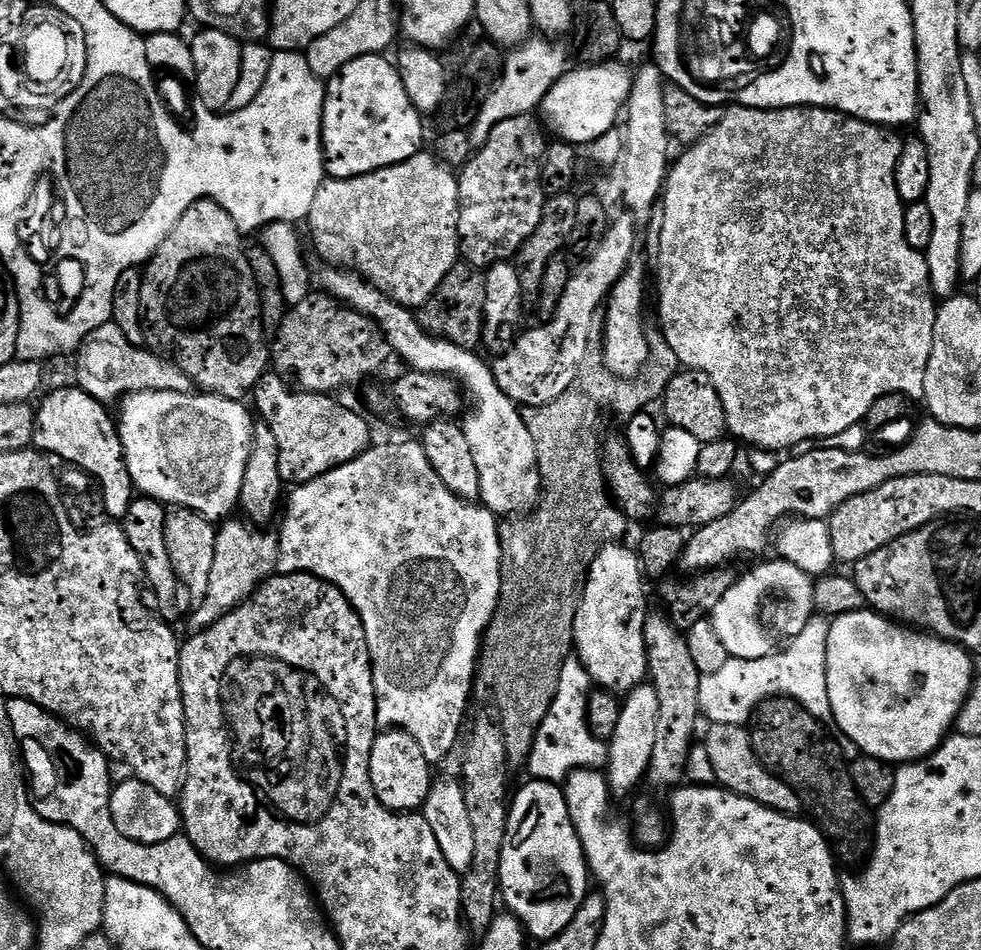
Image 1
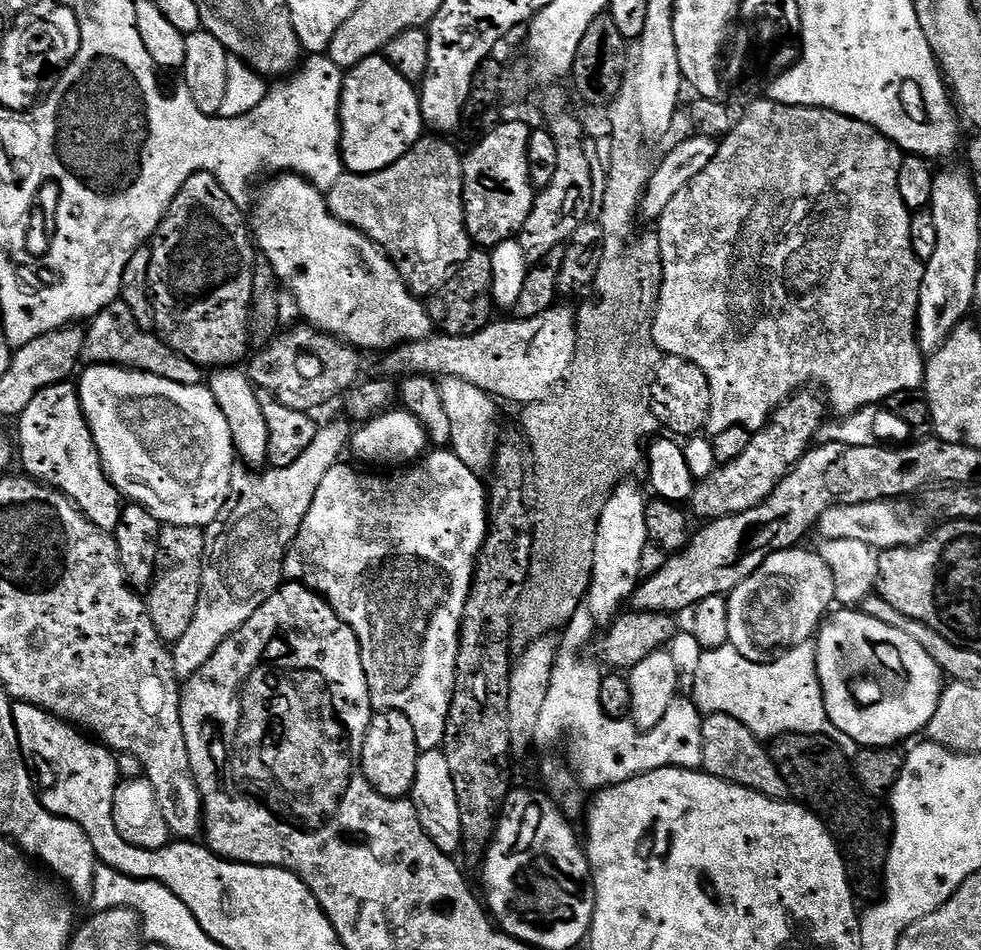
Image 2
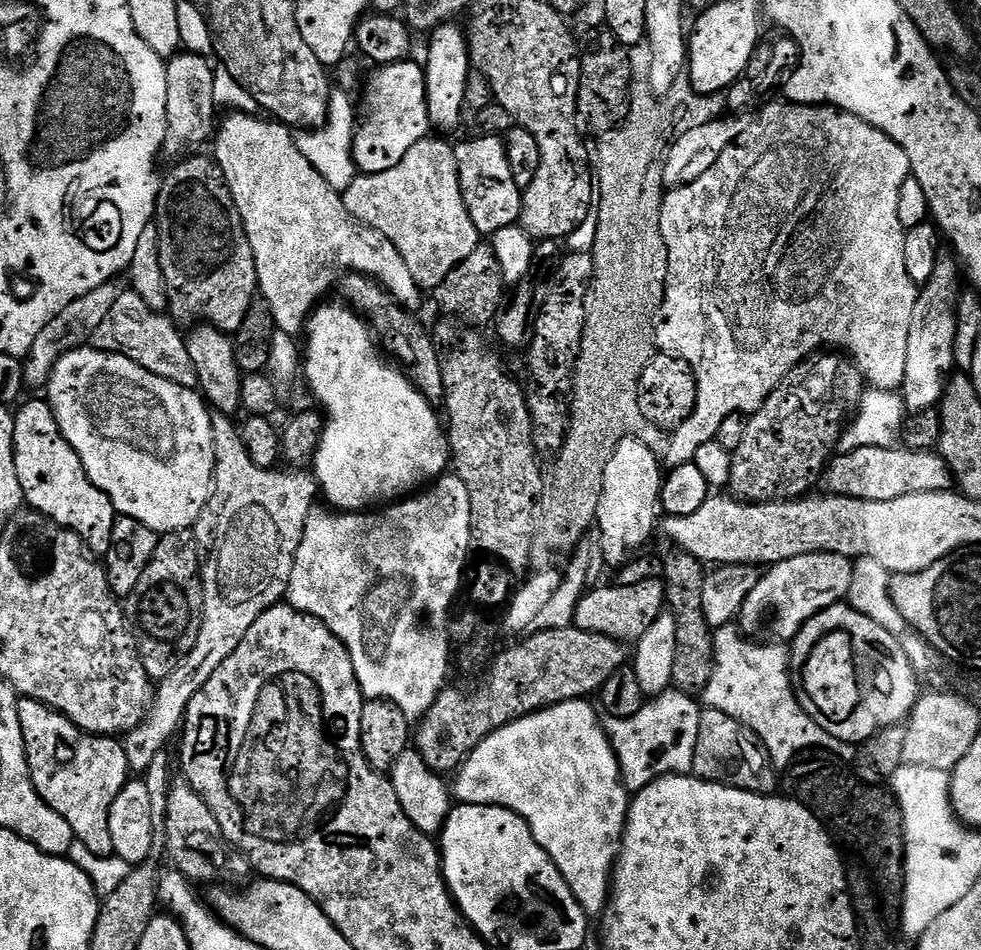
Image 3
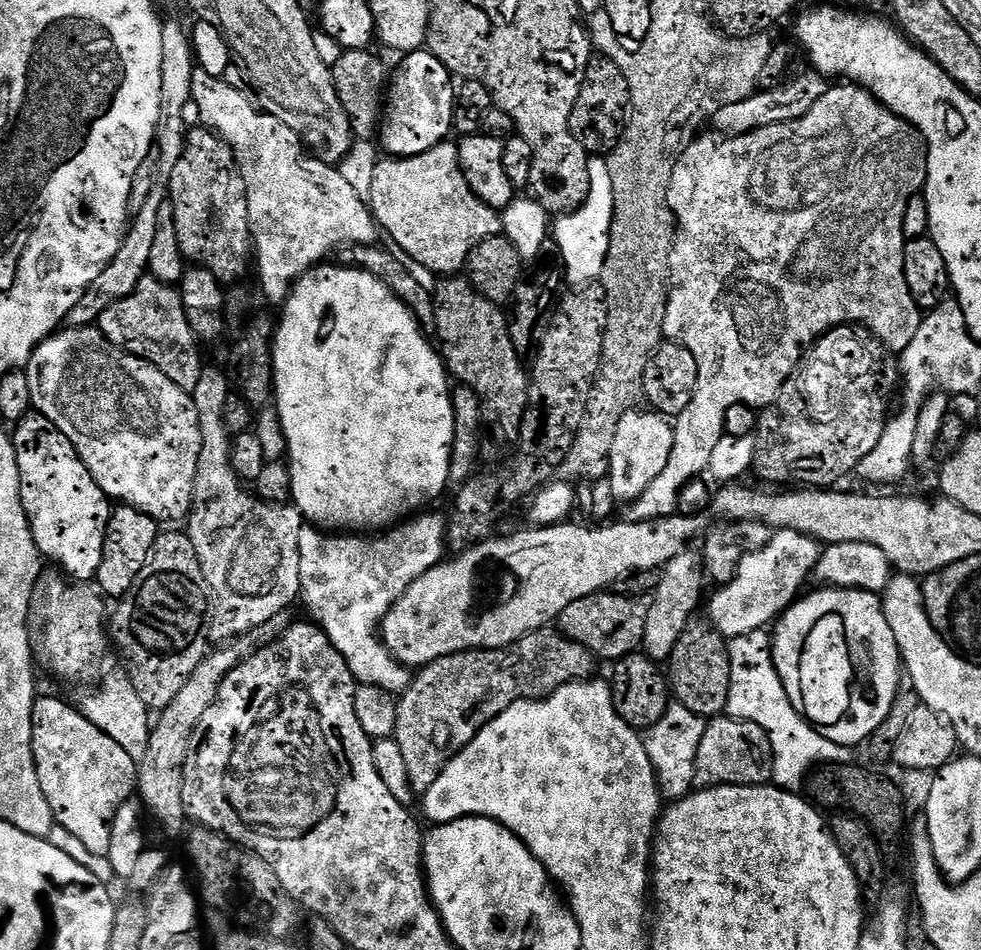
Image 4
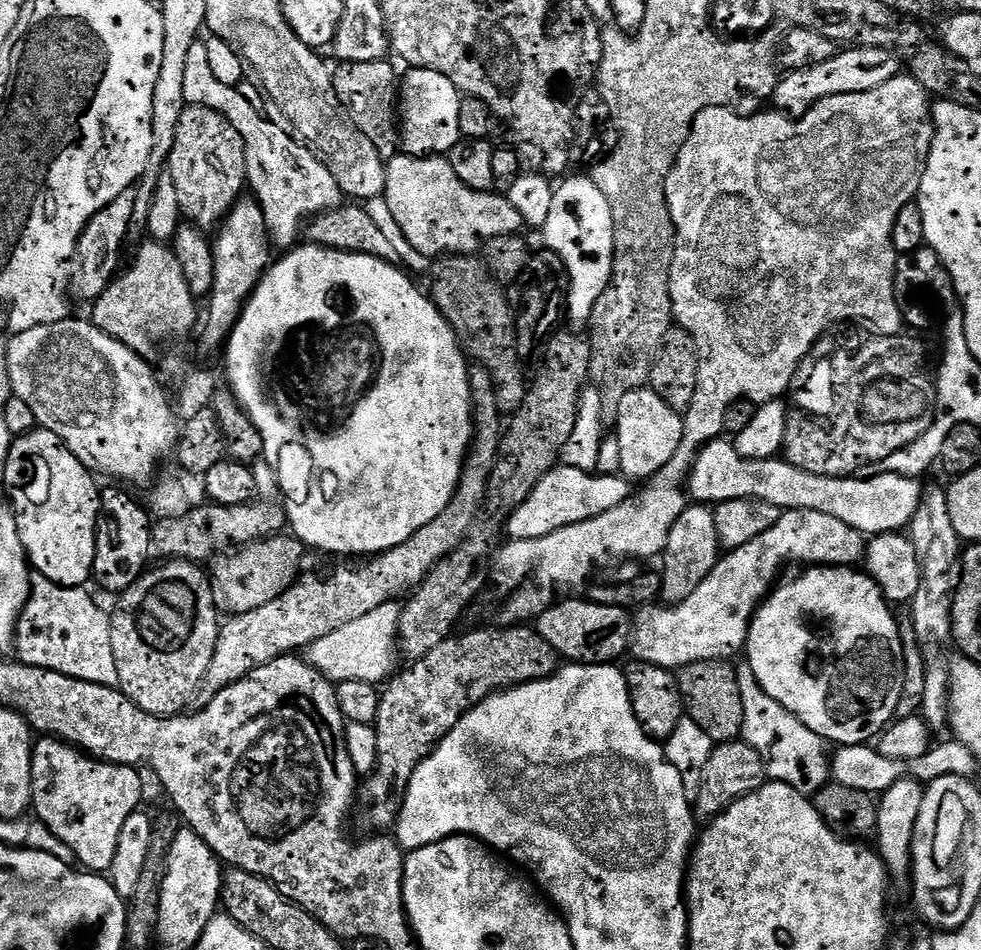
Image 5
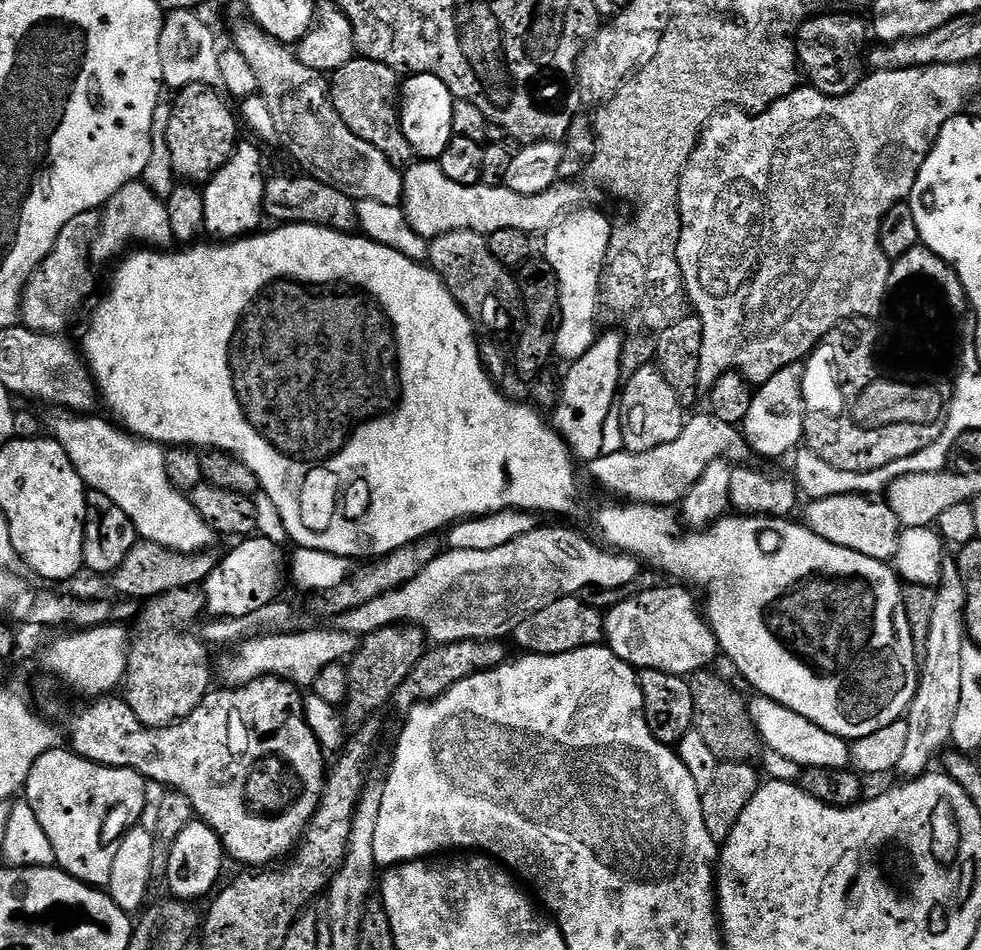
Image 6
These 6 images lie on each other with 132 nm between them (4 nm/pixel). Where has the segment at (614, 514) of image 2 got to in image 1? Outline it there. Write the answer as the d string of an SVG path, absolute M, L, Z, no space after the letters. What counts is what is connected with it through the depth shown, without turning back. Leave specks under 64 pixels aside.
M609 542L594 558L588 567L588 575L584 577L580 593L580 605L574 618L574 634L572 642L575 655L582 662L582 666L590 674L593 685L597 689L613 694L627 694L632 692L649 679L648 675L648 647L644 637L644 583L646 577L640 567L640 558L632 552L624 542Z

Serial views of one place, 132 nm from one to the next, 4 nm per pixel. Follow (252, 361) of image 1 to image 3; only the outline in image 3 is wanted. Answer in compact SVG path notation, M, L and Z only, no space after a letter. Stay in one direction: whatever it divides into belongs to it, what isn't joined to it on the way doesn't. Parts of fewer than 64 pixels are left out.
M211 155L191 156L184 158L189 160L182 161L169 176L163 177L160 197L156 199L154 223L160 229L160 257L168 287L168 308L177 325L195 326L203 322L235 334L258 296L254 250L220 165Z

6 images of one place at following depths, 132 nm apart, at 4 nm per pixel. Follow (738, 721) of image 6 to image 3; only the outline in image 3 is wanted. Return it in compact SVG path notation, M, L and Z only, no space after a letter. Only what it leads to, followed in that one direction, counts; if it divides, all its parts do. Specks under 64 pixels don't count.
M677 551L675 555L664 560L663 575L666 581L666 600L678 626L678 650L674 654L672 682L679 692L700 694L710 682L716 661L714 628L707 624L706 611L702 608L706 565L689 552Z

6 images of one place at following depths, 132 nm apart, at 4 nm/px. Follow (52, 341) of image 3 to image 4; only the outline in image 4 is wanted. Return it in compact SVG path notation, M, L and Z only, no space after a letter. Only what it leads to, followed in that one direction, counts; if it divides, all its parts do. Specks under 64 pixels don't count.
M156 182L150 192L149 200L142 207L141 212L136 214L129 223L128 231L124 233L124 241L118 254L114 254L114 258L106 266L104 273L84 291L82 298L74 306L74 310L70 310L66 321L67 327L86 328L95 325L102 313L110 310L110 306L114 306L122 298L134 294L138 282L142 282L142 278L149 275L148 263L154 247L154 234L158 234L158 214L165 200L165 185Z

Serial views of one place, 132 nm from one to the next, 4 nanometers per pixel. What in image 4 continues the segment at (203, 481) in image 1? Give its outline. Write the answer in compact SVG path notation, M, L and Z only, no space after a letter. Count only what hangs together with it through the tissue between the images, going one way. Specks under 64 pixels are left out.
M99 327L57 330L34 350L26 365L30 398L35 411L42 413L70 442L98 486L113 501L142 510L157 522L187 521L193 509L195 474L202 450L202 430L192 393L182 390L162 370L147 364L109 342Z

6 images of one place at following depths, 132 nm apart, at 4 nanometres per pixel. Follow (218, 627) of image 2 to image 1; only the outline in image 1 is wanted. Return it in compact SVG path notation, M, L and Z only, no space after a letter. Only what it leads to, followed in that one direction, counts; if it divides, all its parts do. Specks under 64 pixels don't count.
M237 518L225 521L217 531L213 569L207 592L190 618L189 629L200 632L224 616L229 610L244 603L264 581L276 572L280 560L280 540L275 533L256 529L251 523Z

